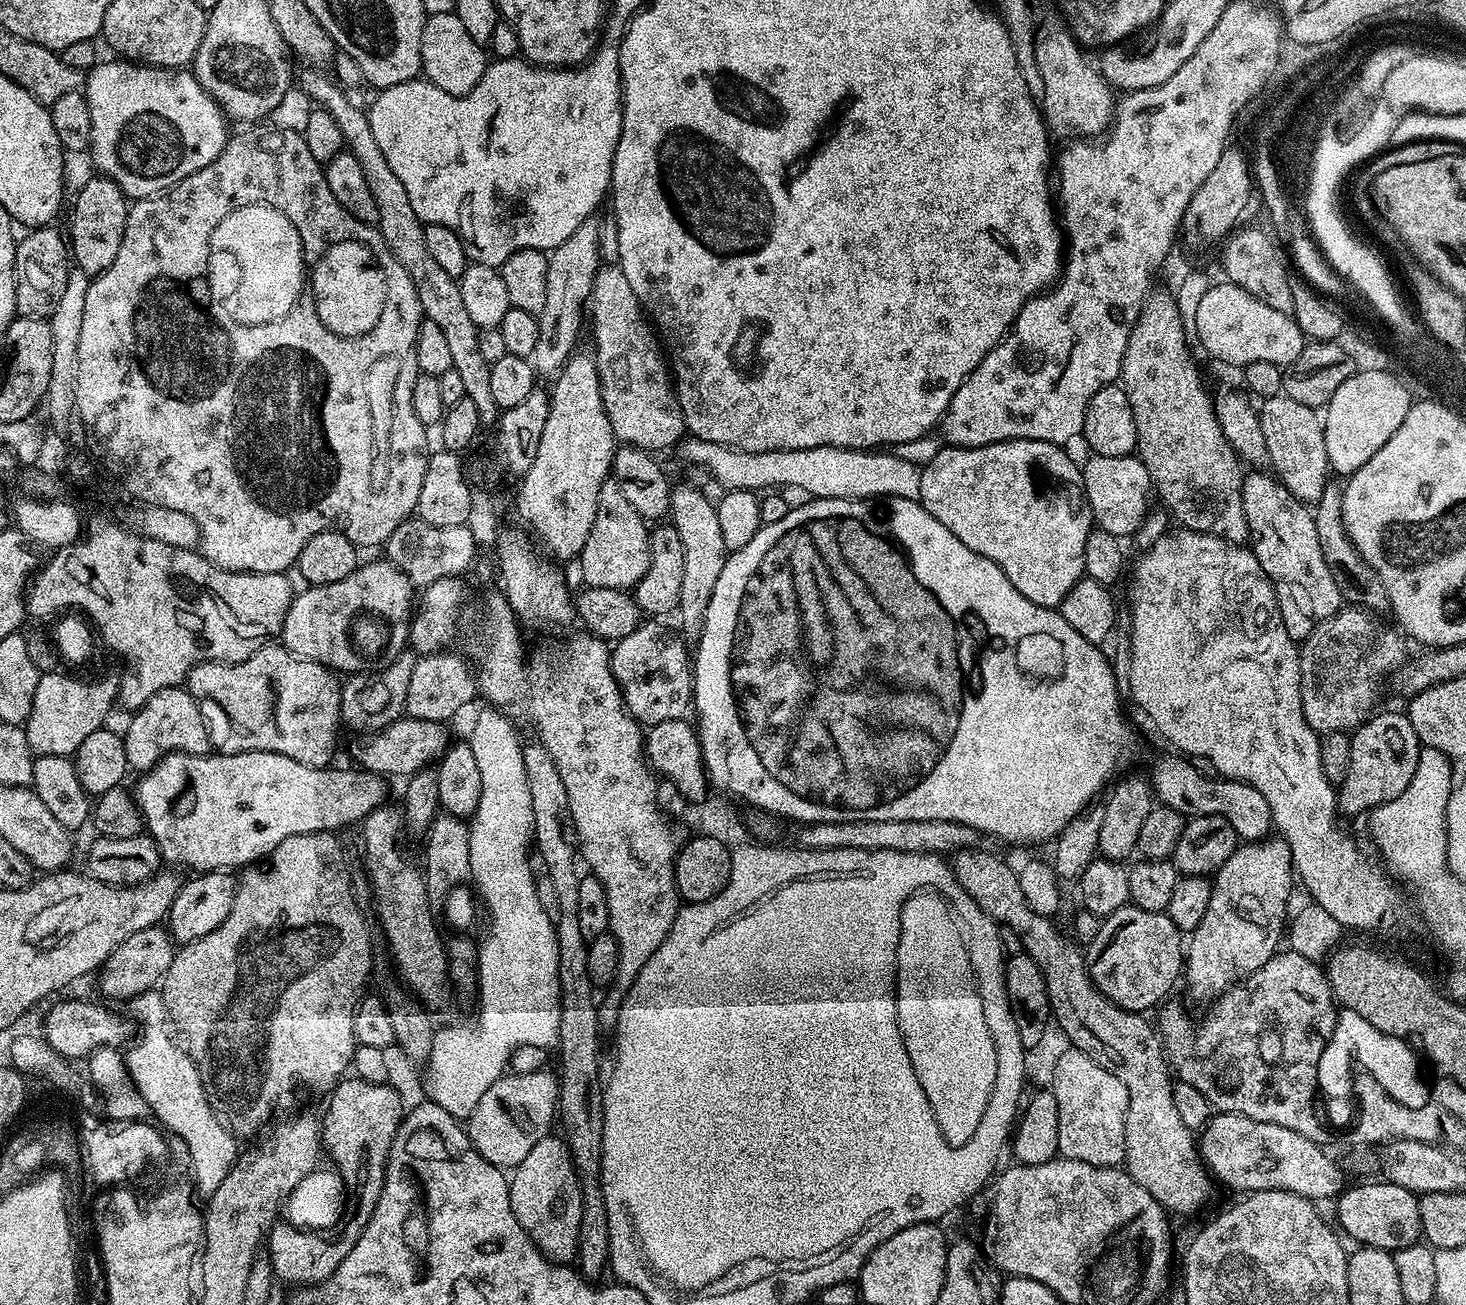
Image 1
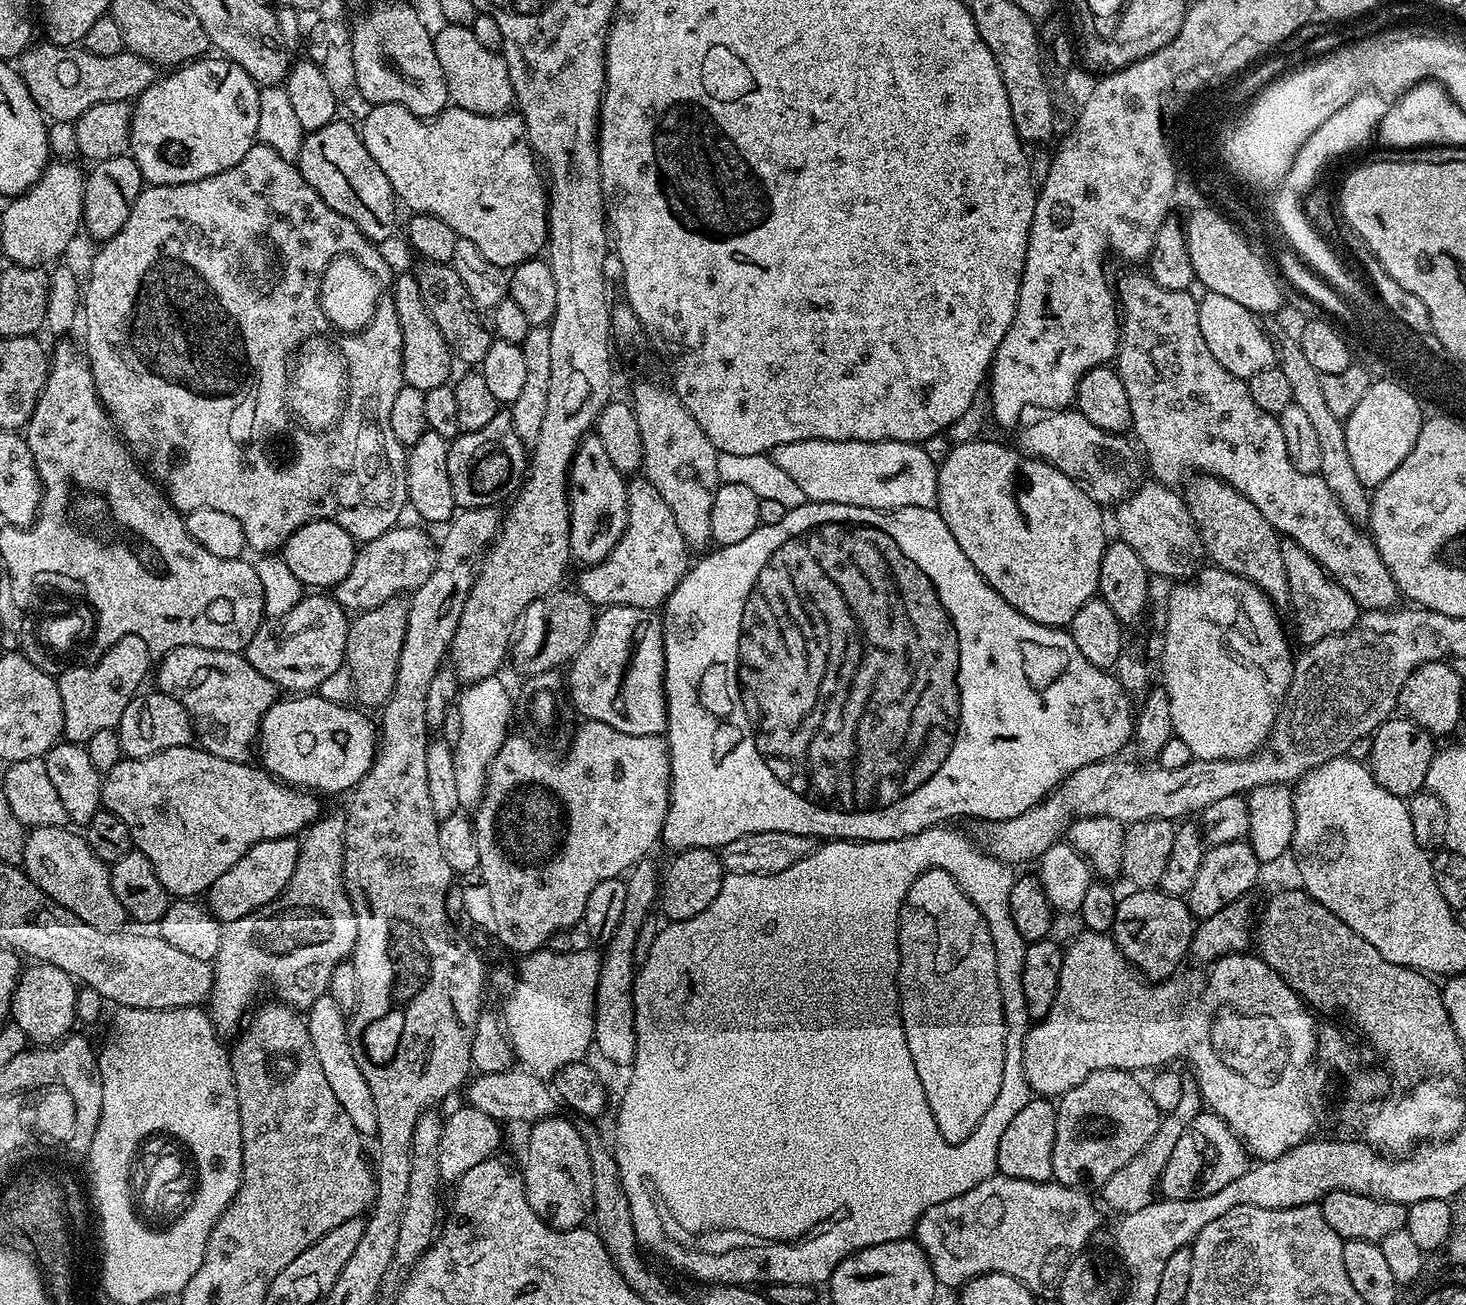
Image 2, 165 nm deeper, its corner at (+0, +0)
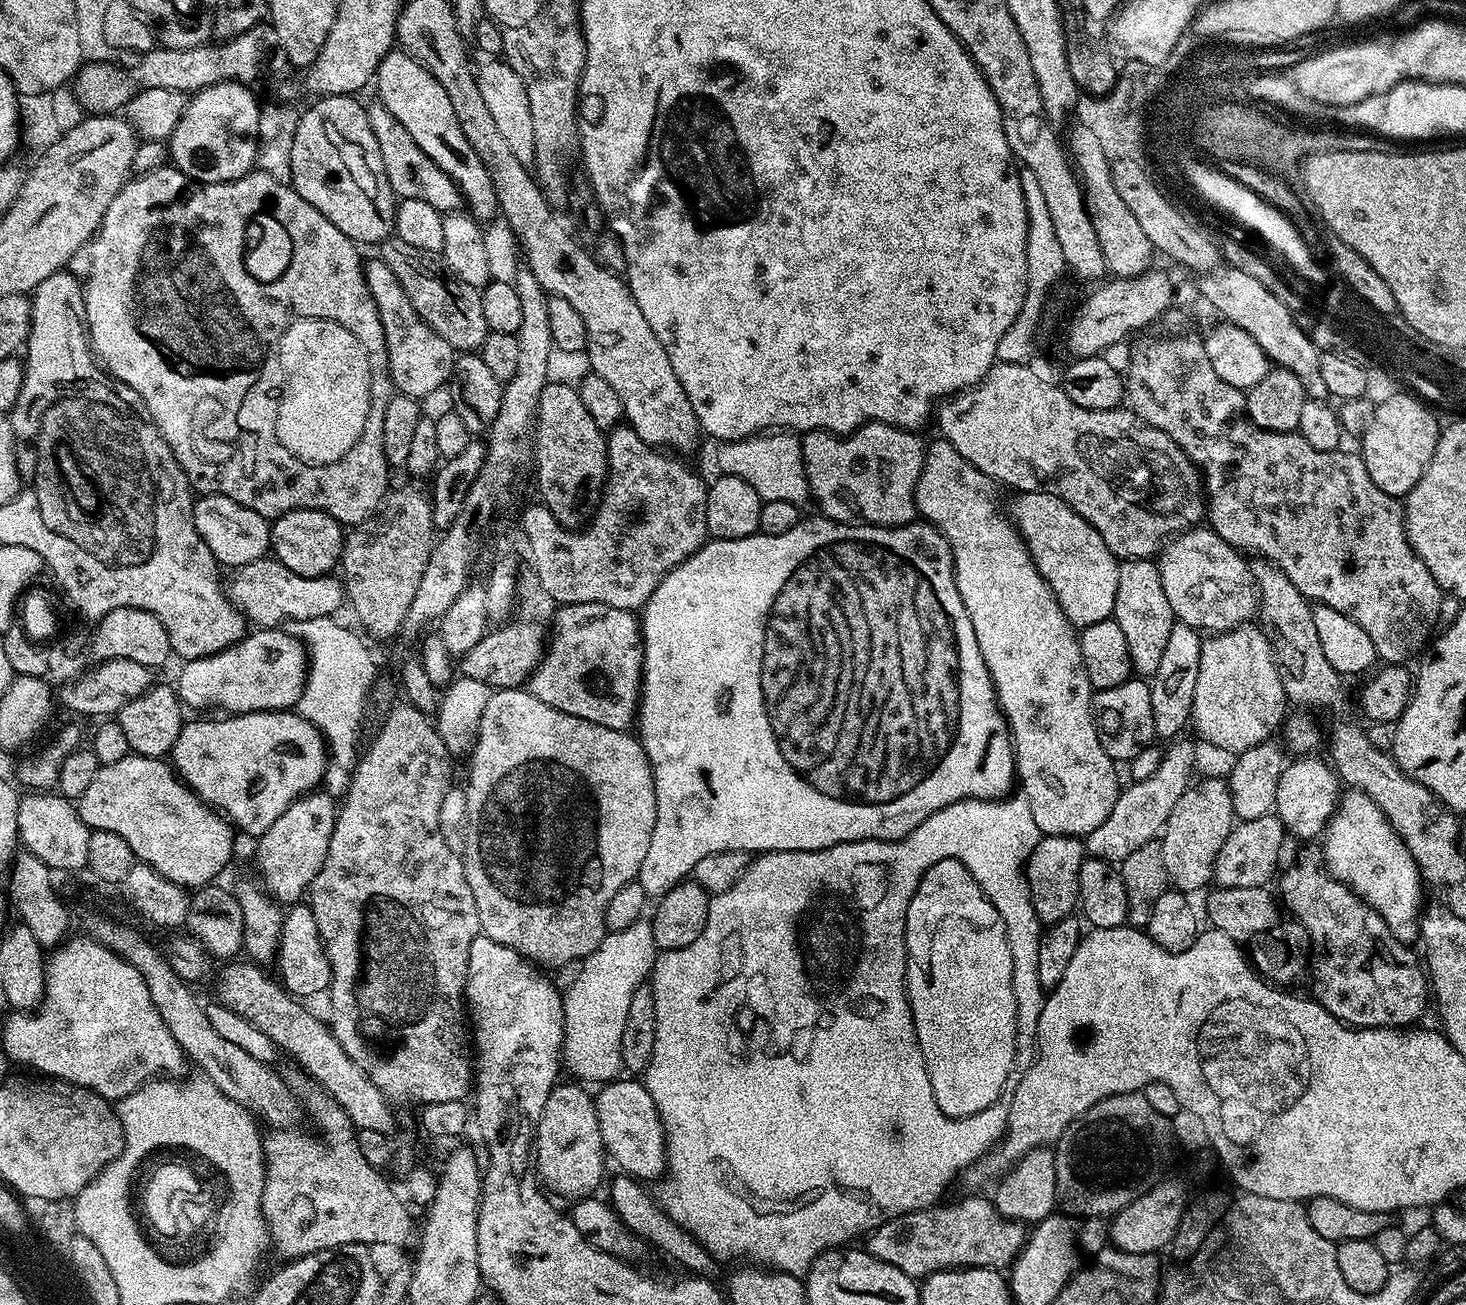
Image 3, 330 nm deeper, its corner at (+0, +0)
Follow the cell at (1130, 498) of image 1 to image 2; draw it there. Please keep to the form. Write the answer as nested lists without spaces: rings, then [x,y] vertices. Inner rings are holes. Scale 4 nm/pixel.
[[[1159,482],[1144,484],[1128,493],[1115,505],[1116,528],[1119,539],[1124,540],[1142,558],[1149,573],[1156,578],[1180,576],[1176,578],[1195,577],[1202,561],[1202,545],[1196,533],[1194,522],[1184,504],[1183,495],[1169,485]]]

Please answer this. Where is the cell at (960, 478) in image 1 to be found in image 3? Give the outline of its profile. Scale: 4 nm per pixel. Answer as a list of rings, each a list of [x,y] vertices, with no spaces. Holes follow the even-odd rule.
[[[1021,492],[1015,498],[1015,523],[1028,543],[1036,569],[1052,588],[1056,601],[1062,606],[1069,622],[1077,629],[1083,630],[1086,626],[1094,626],[1094,622],[1113,619],[1112,611],[1118,598],[1118,570],[1121,561],[1110,550],[1110,546],[1102,542],[1102,534],[1098,534],[1098,530],[1094,530],[1090,522],[1086,522],[1060,496],[1049,492]]]

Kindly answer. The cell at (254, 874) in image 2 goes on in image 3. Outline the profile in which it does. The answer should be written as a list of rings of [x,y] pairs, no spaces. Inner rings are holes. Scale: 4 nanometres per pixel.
[[[313,790],[306,796],[299,796],[276,819],[274,826],[259,837],[257,844],[260,845],[256,848],[259,879],[264,891],[273,900],[287,906],[311,889],[318,870],[322,870],[322,862],[326,862],[326,850],[330,850],[337,811],[337,801],[327,791]]]

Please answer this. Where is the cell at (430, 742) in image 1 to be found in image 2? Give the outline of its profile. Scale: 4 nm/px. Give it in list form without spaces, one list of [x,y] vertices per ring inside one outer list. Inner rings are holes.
[[[296,694],[291,698],[277,699],[270,705],[260,723],[258,737],[258,749],[260,748],[260,760],[265,772],[269,772],[285,784],[293,788],[307,790],[313,794],[325,794],[324,792],[344,792],[355,788],[356,784],[370,770],[370,766],[376,757],[378,747],[378,728],[364,716],[355,712],[355,707],[347,703],[335,704],[318,694]]]

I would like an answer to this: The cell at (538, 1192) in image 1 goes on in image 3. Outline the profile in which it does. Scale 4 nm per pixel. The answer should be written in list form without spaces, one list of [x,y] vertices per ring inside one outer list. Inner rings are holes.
[[[557,1083],[550,1098],[546,1098],[546,1106],[542,1106],[540,1121],[536,1124],[534,1164],[540,1167],[541,1181],[546,1180],[571,1198],[583,1198],[597,1191],[595,1188],[604,1176],[606,1153],[602,1130],[598,1130],[598,1110],[593,1093],[588,1093],[589,1089],[583,1083],[571,1083]]]

